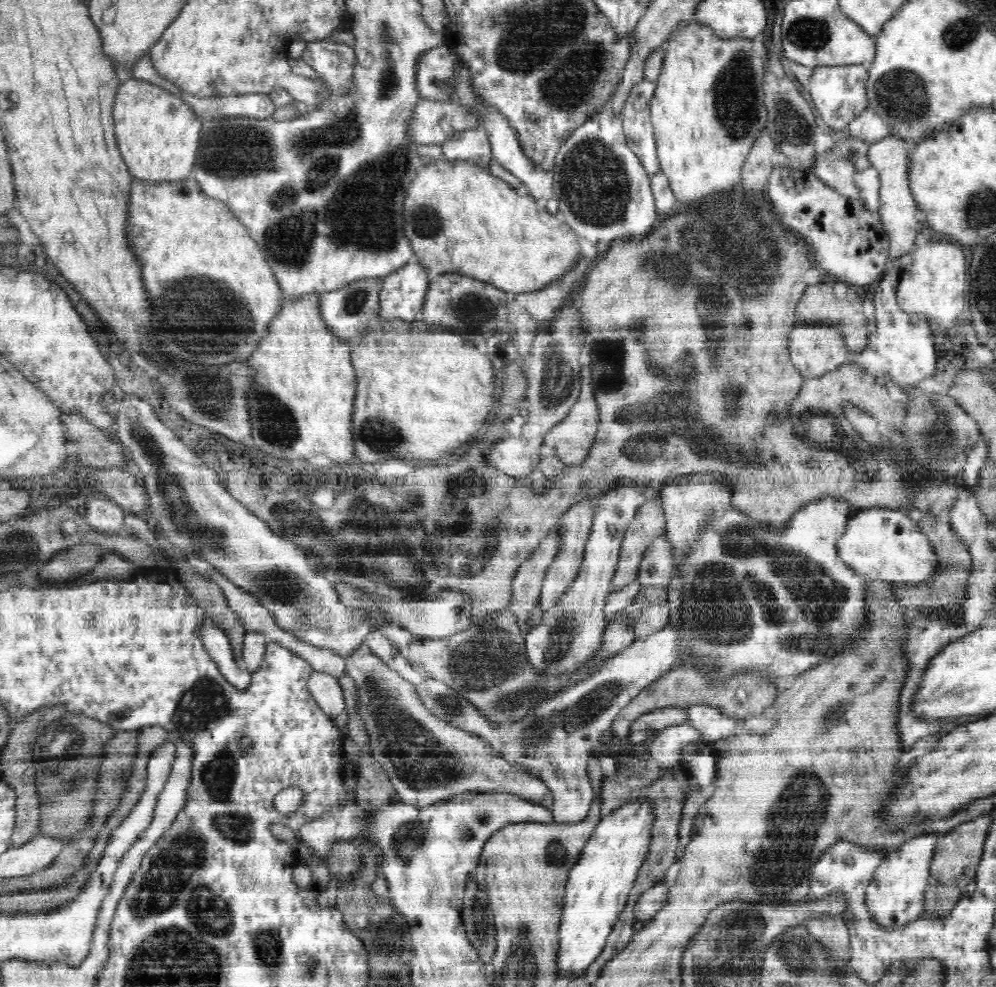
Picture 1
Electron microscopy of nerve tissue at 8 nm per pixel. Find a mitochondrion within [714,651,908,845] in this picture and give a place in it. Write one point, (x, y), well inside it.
(833, 716)

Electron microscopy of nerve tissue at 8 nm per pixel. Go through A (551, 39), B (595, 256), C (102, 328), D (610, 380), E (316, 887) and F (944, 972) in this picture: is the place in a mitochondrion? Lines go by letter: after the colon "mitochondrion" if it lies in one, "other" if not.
A: mitochondrion
B: other
C: other
D: mitochondrion
E: other
F: other

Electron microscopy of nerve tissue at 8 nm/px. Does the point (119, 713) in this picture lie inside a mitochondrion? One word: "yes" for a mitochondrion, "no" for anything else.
yes

